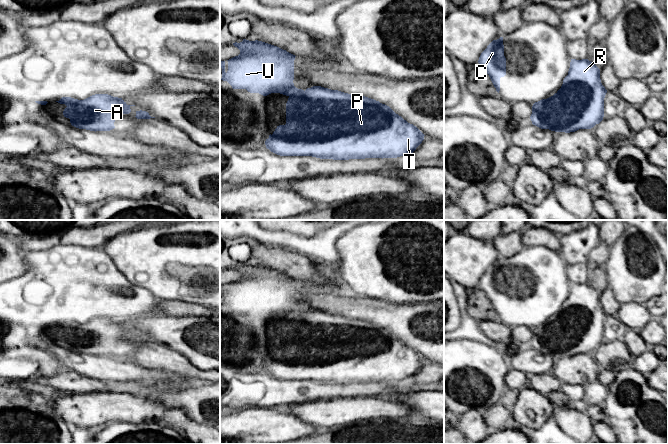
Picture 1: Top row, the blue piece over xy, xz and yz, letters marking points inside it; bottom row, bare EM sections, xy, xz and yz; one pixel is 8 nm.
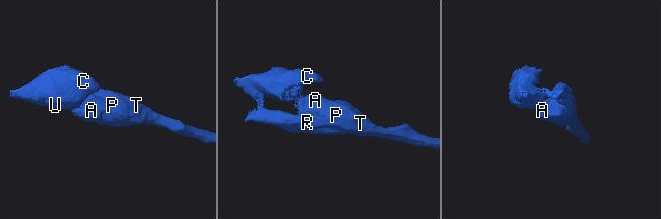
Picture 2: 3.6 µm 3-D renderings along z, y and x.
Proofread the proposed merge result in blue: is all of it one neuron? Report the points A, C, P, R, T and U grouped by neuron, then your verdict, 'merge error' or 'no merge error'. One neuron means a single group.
groups A P R T / C U; merge error

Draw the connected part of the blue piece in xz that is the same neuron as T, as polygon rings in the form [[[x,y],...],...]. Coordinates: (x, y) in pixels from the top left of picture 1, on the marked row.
[[[313,86],[300,96],[288,98],[286,124],[277,126],[265,145],[280,156],[312,156],[333,160],[383,159],[412,155],[424,136],[416,126],[379,101]]]

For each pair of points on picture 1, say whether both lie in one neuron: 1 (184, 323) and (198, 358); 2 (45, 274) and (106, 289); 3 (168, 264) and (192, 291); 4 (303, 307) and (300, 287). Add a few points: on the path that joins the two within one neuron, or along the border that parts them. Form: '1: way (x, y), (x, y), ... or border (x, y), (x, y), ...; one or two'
1: way (180, 332), (180, 340), (189, 349); one
2: way (60, 282), (62, 284), (86, 284), (91, 286); one
3: way (175, 271), (188, 284); one
4: way (298, 303), (294, 299), (295, 292); one

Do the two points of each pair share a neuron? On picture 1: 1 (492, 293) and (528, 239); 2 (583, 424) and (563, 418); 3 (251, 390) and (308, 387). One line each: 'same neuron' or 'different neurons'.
1: different neurons
2: same neuron
3: same neuron

